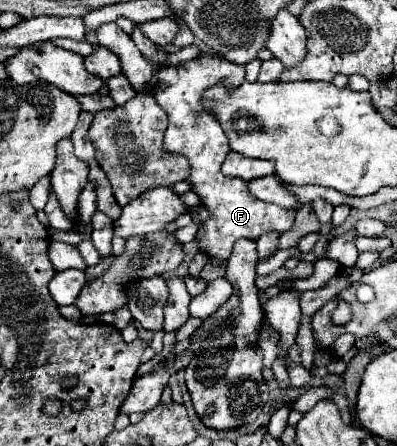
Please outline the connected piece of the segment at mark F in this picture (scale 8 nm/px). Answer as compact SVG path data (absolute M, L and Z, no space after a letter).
M195 58L189 62L183 62L179 66L161 68L159 70L159 82L155 86L155 100L169 116L169 126L165 130L163 148L167 152L181 154L189 160L189 178L193 192L201 198L201 204L207 208L207 220L199 224L199 232L195 236L199 250L205 252L211 258L227 260L233 252L233 244L241 238L257 240L261 234L267 232L287 232L295 224L295 210L287 210L275 204L267 204L263 200L257 200L251 192L245 180L241 178L229 178L223 176L221 164L225 156L231 152L225 132L221 130L219 122L201 110L201 92L219 80L225 80L231 86L245 82L245 66L237 66L223 58Z

